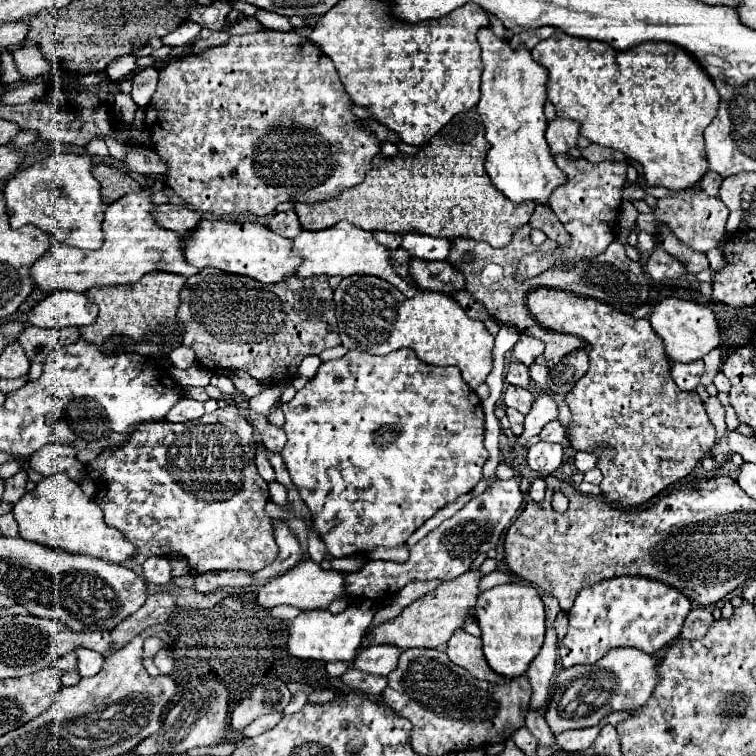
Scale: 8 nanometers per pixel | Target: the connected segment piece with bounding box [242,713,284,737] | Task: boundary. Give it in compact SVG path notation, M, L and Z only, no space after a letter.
M270 713L270 715L264 715L264 717L256 719L252 725L248 725L248 727L242 731L242 735L244 735L244 737L246 737L246 735L248 735L248 737L252 737L252 735L260 735L260 733L272 729L282 717L284 717L282 713Z

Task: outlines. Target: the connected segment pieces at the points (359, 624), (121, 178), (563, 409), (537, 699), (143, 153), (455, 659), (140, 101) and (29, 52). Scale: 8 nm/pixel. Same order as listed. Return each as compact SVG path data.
M354 603L346 611L332 615L324 609L316 611L302 611L290 625L288 625L288 653L300 659L316 659L316 661L350 661L368 631L374 619L376 607L372 603Z
M96 165L94 177L102 185L102 201L104 203L114 203L124 195L138 193L142 189L134 177L130 177L126 171L120 171L110 165Z
M548 393L548 395L552 395L554 399L558 399L558 405L560 405L560 415L558 415L558 421L568 429L568 425L572 423L570 421L570 411L568 411L568 405L562 401L562 395L558 395L558 393Z
M552 625L546 629L546 641L544 641L540 655L532 661L532 665L526 673L532 683L532 691L534 691L532 701L530 701L530 707L534 707L534 709L540 709L550 695L550 679L556 671L556 657L558 657L556 643L558 643L558 637L556 637L556 629Z
M126 145L126 161L124 165L140 175L164 175L166 163L160 161L160 157L142 145Z
M466 631L454 633L452 639L446 643L446 655L452 663L464 667L468 673L472 673L478 679L490 681L490 683L504 683L506 677L500 677L498 673L492 673L488 669L484 655L482 655L482 639L468 635Z
M154 67L142 69L140 73L134 75L132 83L134 83L134 85L132 85L132 93L130 93L130 97L132 97L132 101L134 101L140 109L144 109L144 107L150 103L154 91L156 91L158 71L156 71Z
M24 45L18 47L18 57L14 51L14 65L22 77L34 79L40 77L40 47L36 45Z

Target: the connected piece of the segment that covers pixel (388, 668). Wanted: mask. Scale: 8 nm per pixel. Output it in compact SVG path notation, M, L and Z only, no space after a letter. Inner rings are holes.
M370 645L354 661L354 667L372 675L390 675L398 665L400 653L402 649L396 645Z

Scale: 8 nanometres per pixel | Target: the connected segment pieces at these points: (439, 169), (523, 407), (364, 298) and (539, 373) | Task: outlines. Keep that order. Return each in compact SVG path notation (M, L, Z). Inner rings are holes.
M470 109L456 115L440 133L436 133L416 155L376 155L372 169L362 183L344 189L334 199L308 205L296 203L294 211L302 229L322 231L334 227L342 219L360 225L366 231L388 233L420 233L446 239L474 239L504 247L518 227L526 225L536 203L524 201L520 205L508 201L490 183L486 173L486 153L490 143L484 137L484 123L480 115Z
M508 385L504 391L504 403L506 403L506 407L512 407L512 409L526 415L534 403L534 395L522 387L510 387Z
M352 275L348 279L342 279L340 285L336 287L334 303L336 303L338 333L340 333L342 345L346 349L358 349L358 351L372 353L372 355L388 355L396 349L408 347L408 349L416 351L416 357L428 365L458 367L462 371L462 379L468 383L470 389L476 389L480 383L484 383L486 375L492 371L494 337L486 331L482 321L470 319L466 315L466 311L454 299L450 299L442 293L418 291L412 299L408 299L394 285L390 285L384 279L370 277L370 275Z
M532 363L532 365L529 366L529 374L531 378L536 381L536 385L538 385L544 393L548 393L548 385L546 385L546 383L548 383L547 367Z

